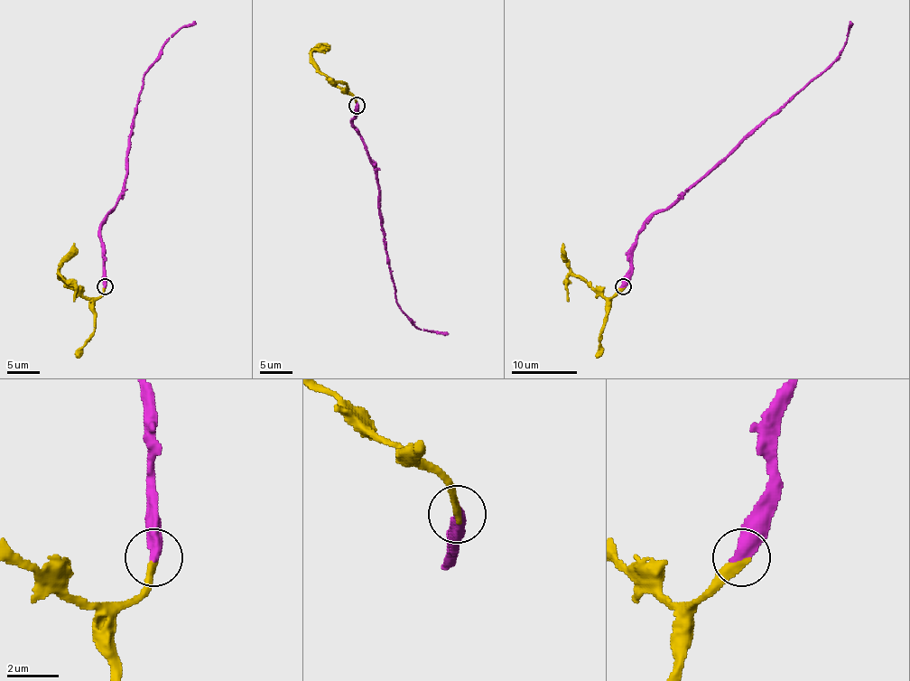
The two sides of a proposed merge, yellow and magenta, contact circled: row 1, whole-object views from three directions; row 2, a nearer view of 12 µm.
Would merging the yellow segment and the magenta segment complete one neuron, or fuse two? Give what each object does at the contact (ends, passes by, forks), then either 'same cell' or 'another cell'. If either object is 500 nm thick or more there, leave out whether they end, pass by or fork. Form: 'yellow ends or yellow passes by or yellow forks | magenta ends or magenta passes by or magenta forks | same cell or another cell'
same cell

